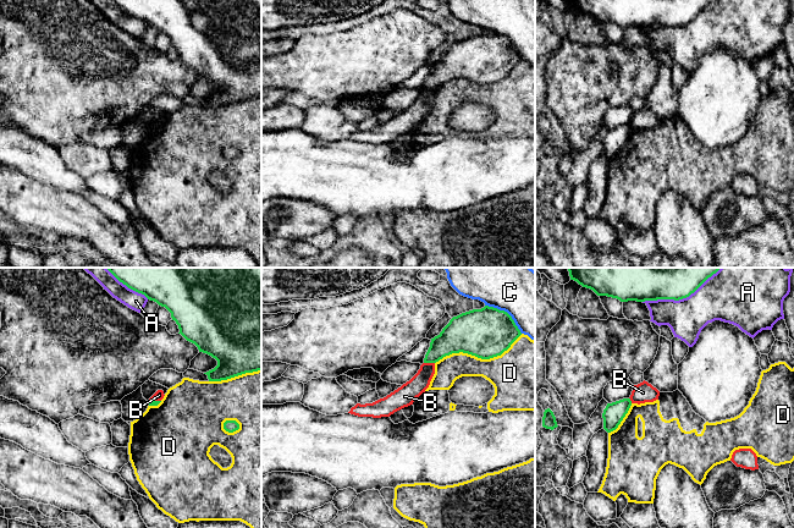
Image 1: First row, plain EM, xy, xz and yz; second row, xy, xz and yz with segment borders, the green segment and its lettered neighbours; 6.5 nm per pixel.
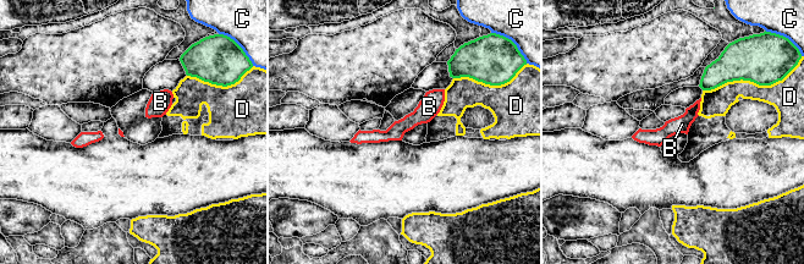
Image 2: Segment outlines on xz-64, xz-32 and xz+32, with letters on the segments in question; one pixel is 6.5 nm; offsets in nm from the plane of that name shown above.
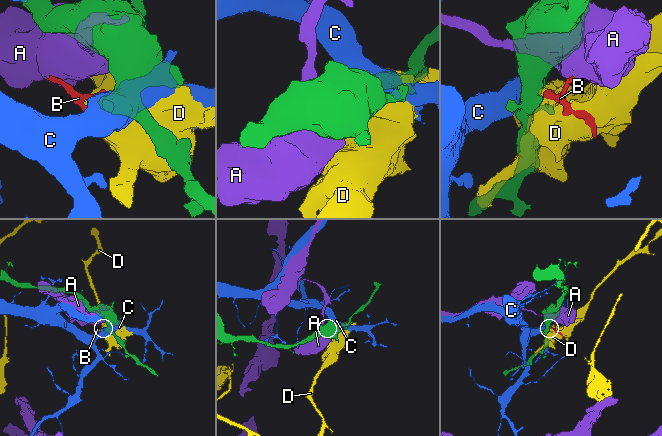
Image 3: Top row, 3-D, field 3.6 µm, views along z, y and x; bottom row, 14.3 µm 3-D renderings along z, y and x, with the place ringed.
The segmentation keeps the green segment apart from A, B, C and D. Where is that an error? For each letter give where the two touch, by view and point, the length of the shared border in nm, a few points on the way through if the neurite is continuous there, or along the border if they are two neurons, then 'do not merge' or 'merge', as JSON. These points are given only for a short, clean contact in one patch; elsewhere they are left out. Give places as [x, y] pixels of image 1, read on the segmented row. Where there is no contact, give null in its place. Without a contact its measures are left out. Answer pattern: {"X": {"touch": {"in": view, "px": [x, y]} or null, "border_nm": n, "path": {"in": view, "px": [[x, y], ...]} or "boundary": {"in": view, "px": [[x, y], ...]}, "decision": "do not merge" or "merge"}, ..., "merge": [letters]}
{"A": {"touch": {"in": "yz", "px": [682, 298]}, "border_nm": 550, "decision": "do not merge"}, "B": {"touch": {"in": "xz", "px": [429, 362]}, "border_nm": 70, "boundary": {"in": "xz", "px": [[424, 362], [434, 363]]}, "decision": "do not merge"}, "C": {"touch": {"in": "xz", "px": [506, 312]}, "border_nm": 320, "decision": "do not merge"}, "D": {"touch": {"in": "xz", "px": [478, 357]}, "border_nm": 600, "decision": "do not merge"}, "merge": []}

